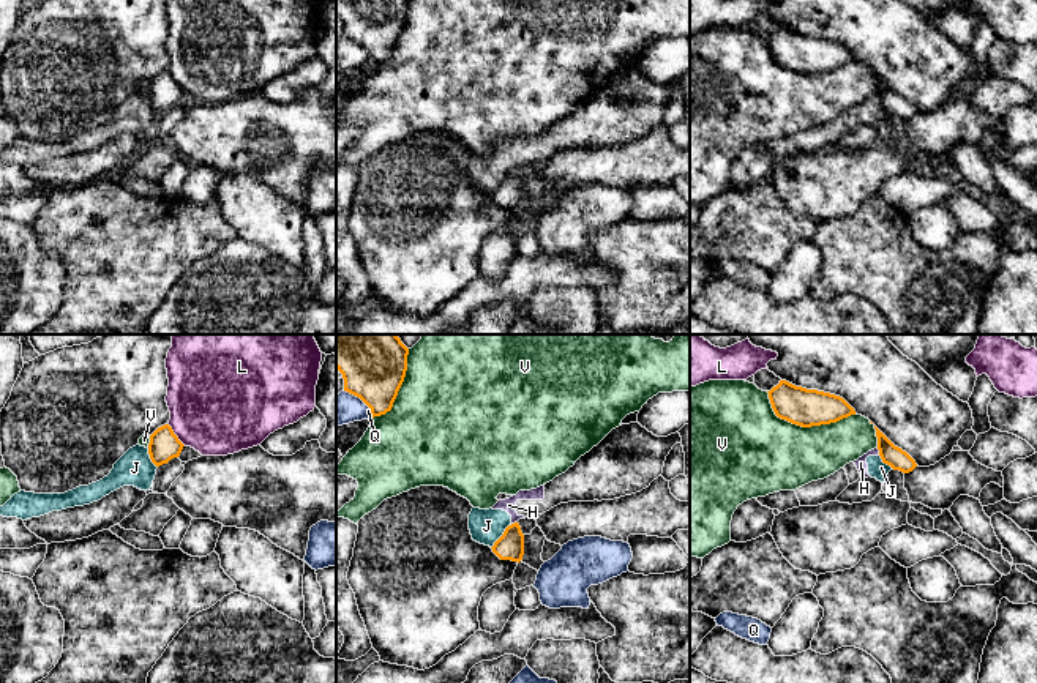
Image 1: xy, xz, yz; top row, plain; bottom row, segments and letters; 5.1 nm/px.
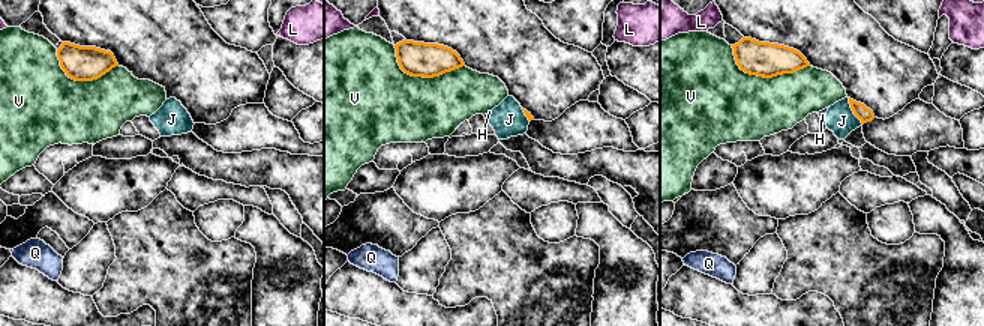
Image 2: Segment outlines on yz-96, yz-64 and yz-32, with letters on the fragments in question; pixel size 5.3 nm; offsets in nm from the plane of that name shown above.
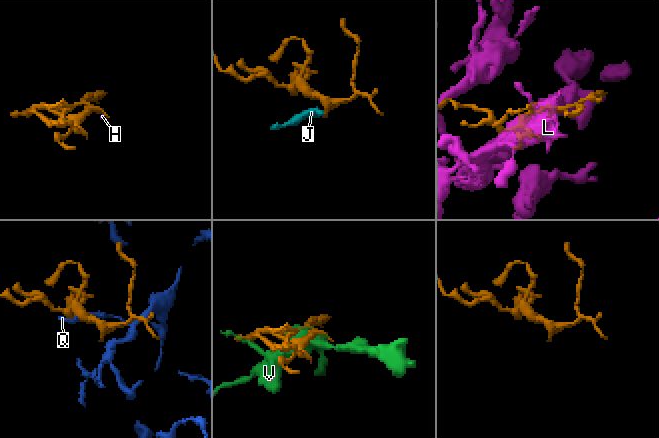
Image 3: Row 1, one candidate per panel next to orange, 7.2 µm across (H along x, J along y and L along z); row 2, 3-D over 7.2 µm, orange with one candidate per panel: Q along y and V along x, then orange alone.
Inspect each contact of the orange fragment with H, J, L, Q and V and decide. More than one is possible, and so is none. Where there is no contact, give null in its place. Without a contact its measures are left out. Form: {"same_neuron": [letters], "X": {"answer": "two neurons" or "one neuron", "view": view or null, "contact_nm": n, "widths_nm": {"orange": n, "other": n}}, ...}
{"same_neuron": [], "H": {"answer": "two neurons", "view": "yz", "contact_nm": 40, "widths_nm": {"orange": 110, "other": 60}}, "J": {"answer": "two neurons", "view": "xz", "contact_nm": 170, "widths_nm": {"orange": 140, "other": 180}}, "L": {"answer": "two neurons", "view": "xy", "contact_nm": 140, "widths_nm": {"orange": 160, "other": 460}}, "Q": {"answer": "two neurons", "view": "xz", "contact_nm": 220, "widths_nm": {"orange": 340, "other": 150}}, "V": {"answer": "two neurons", "view": "yz", "contact_nm": 480, "widths_nm": {"orange": 190, "other": 400}}}

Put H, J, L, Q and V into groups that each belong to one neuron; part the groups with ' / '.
H J / L / Q / V

